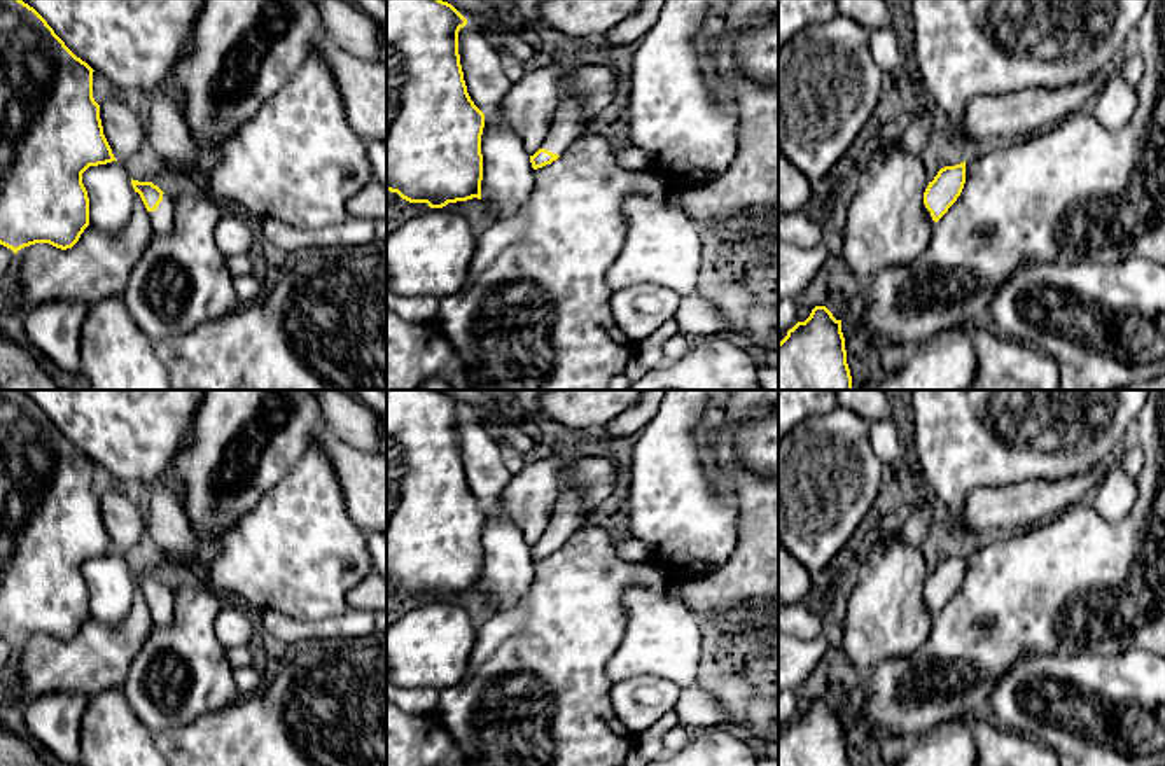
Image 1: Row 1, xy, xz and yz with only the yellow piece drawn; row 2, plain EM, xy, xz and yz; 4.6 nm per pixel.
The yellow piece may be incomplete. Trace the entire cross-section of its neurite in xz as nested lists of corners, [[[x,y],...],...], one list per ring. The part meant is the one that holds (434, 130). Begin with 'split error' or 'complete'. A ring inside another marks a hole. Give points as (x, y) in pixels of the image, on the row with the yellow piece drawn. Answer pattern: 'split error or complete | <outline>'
complete | [[[387,0],[387,191],[443,208],[481,199],[485,114],[467,93],[458,31],[467,19],[443,0]]]

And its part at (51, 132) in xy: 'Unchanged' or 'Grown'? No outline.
Unchanged

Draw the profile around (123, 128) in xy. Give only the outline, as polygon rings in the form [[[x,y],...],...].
[[[110,96],[100,105],[100,119],[103,135],[119,163],[124,163],[145,143],[145,124],[131,98]]]

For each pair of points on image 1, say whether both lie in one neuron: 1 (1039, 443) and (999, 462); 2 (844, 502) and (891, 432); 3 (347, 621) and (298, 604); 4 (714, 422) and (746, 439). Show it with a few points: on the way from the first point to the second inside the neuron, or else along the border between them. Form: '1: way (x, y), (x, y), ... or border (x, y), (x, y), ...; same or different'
1: way (1029, 448), (1013, 448), (1010, 452); same
2: border (870, 422), (870, 446), (884, 466); different
3: border (347, 607), (317, 619), (294, 619), (287, 614); different
4: way (721, 429), (732, 439), (739, 439); same

